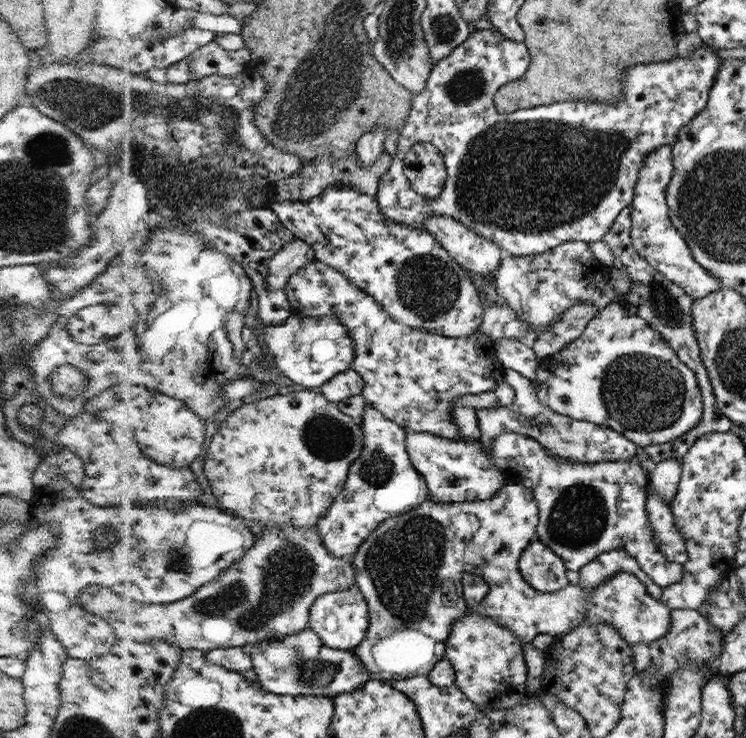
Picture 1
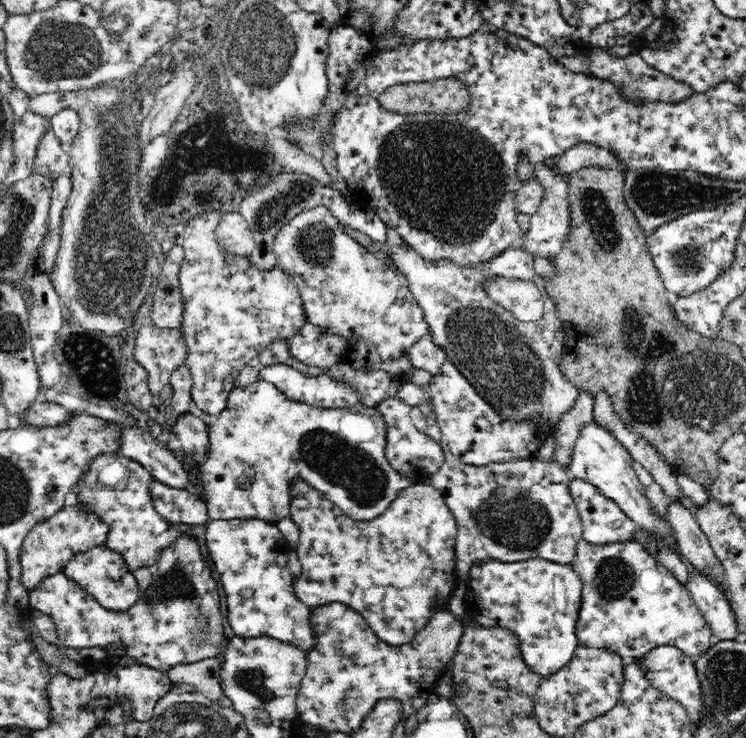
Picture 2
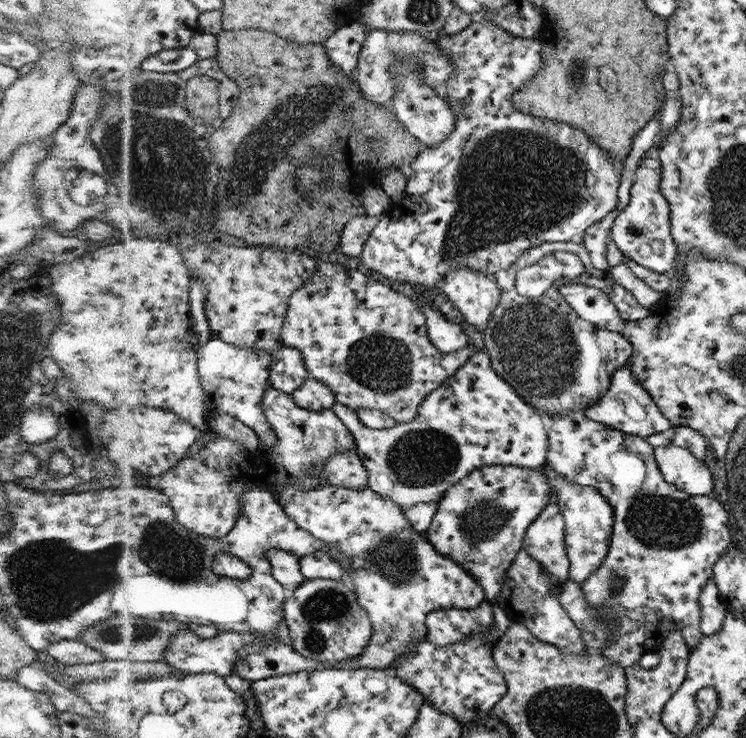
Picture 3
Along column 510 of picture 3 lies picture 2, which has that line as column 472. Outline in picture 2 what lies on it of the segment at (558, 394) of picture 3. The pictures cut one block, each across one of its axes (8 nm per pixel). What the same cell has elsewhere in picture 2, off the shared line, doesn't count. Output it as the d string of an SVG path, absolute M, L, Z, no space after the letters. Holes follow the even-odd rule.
M391 246L389 258L394 267L408 281L414 300L424 313L429 324L429 334L434 344L440 346L449 360L469 380L485 400L492 405L502 417L510 421L526 421L527 418L538 418L546 425L552 425L557 431L563 416L576 404L579 388L570 382L560 370L559 353L562 352L562 321L559 319L553 300L545 294L545 284L534 269L534 258L530 253L518 246L508 247L501 255L489 262L479 263L473 267L462 267L452 260L426 261L409 246ZM490 278L511 279L528 278L542 292L543 315L534 322L522 322L514 318L508 310L496 303L495 295L484 288Z

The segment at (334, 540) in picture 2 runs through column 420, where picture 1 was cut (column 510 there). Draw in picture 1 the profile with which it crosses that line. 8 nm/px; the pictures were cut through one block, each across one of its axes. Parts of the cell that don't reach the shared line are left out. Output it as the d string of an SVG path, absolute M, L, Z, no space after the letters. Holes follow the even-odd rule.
M505 484L491 499L487 500L474 500L473 502L437 502L430 499L424 500L423 503L418 504L413 510L404 512L403 514L383 519L376 530L371 532L364 543L359 547L359 550L354 555L352 564L355 564L357 569L356 584L355 586L361 589L364 597L368 601L369 613L371 619L369 620L369 632L365 638L364 643L357 647L353 652L364 661L365 667L369 668L369 673L372 678L381 680L383 683L387 681L404 680L413 678L415 676L426 676L435 667L435 664L444 658L444 652L447 650L447 641L452 632L452 626L457 619L463 619L464 616L469 614L467 602L463 597L463 576L465 572L469 574L476 574L480 576L485 584L488 584L487 594L481 599L481 603L477 605L479 612L493 620L499 626L507 627L509 632L519 640L522 644L537 643L541 638L548 637L549 639L557 638L558 636L568 634L574 628L605 624L617 628L617 633L625 638L625 643L629 648L633 644L647 643L653 640L661 639L668 633L668 628L671 626L672 610L664 605L662 601L653 597L644 584L633 573L630 572L616 572L611 579L605 579L604 583L593 587L591 590L585 590L580 587L576 582L571 582L567 586L560 588L555 592L537 592L536 589L529 585L519 571L519 556L525 551L528 544L535 538L536 526L539 522L539 506L536 504L535 496L532 489L521 484Z

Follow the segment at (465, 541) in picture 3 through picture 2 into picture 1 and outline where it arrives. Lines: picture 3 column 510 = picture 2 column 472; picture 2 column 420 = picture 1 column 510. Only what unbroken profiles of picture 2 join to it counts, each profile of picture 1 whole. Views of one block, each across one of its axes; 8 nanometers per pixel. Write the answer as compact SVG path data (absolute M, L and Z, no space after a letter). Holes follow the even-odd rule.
M505 370L503 382L513 389L515 395L513 402L505 407L487 408L478 413L480 444L489 451L489 455L492 439L504 432L525 433L539 441L552 456L564 458L569 462L628 461L635 458L637 451L642 450L620 432L589 421L573 420L572 417L545 408L536 397L534 383L519 372Z

